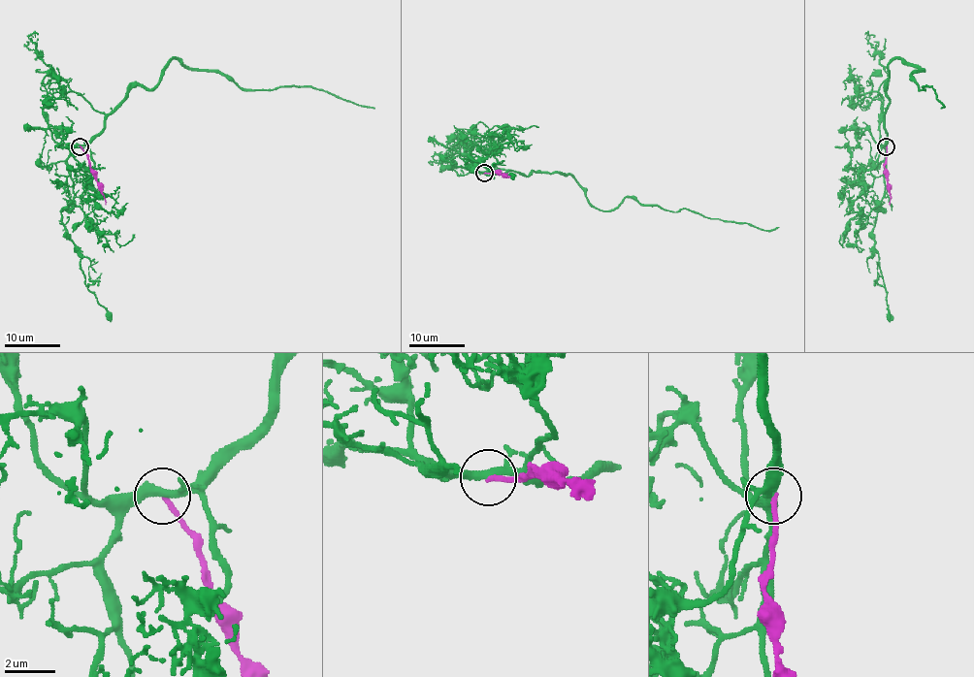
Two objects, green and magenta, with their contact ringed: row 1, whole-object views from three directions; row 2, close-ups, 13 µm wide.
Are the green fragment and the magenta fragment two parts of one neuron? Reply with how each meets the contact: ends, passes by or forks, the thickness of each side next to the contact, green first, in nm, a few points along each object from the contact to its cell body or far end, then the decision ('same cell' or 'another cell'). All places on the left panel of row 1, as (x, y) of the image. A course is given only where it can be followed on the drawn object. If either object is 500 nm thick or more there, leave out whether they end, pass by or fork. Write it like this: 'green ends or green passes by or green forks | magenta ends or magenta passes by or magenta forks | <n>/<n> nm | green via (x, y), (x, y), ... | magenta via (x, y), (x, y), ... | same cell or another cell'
green forks | magenta ends | 280/190 nm | green via (80, 146), (133, 87), (151, 88), (174, 58), (216, 69), (243, 88), (311, 85), (374, 108) | magenta via (80, 146), (105, 205) | another cell

